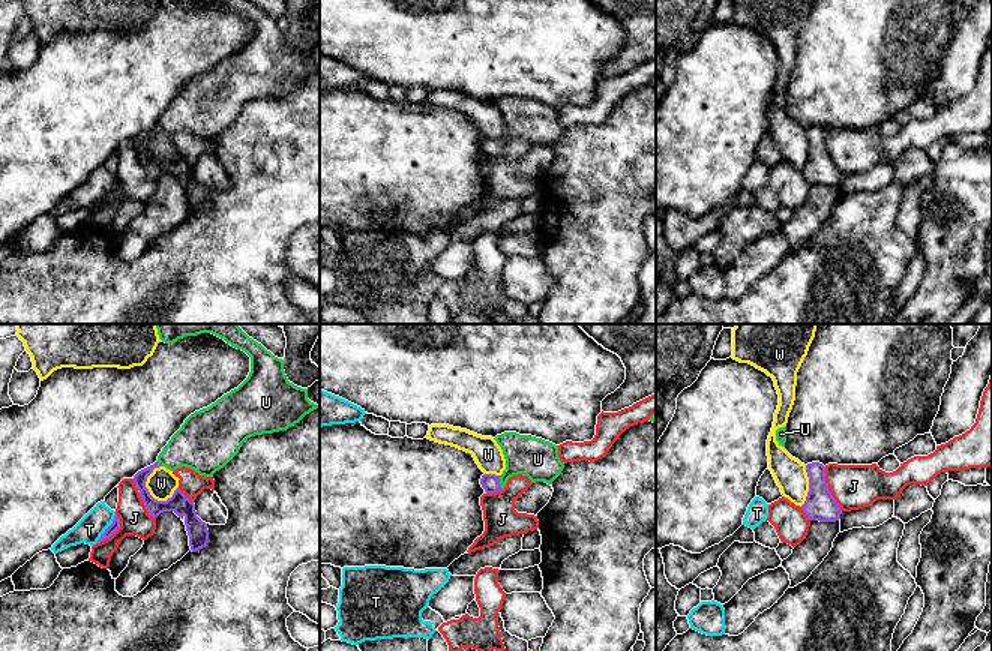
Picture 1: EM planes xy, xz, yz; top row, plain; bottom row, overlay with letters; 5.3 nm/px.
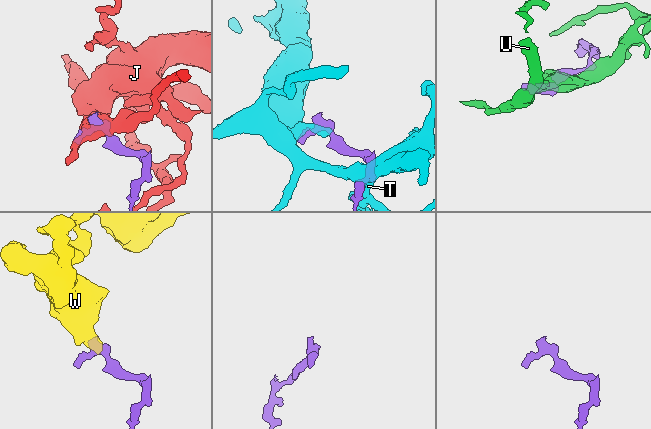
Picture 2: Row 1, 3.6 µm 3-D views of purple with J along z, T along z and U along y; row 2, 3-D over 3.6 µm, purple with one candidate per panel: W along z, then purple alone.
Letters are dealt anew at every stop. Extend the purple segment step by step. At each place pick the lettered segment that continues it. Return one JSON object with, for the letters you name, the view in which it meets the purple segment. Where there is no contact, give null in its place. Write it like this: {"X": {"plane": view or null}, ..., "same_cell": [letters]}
{"U": {"plane": "xz"}, "same_cell": ["U"]}

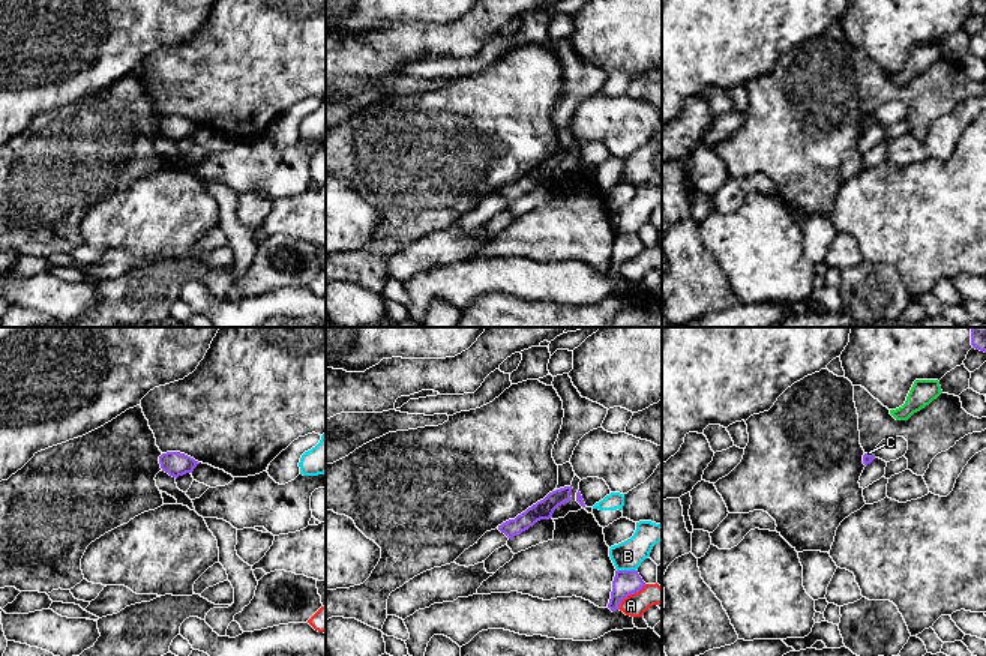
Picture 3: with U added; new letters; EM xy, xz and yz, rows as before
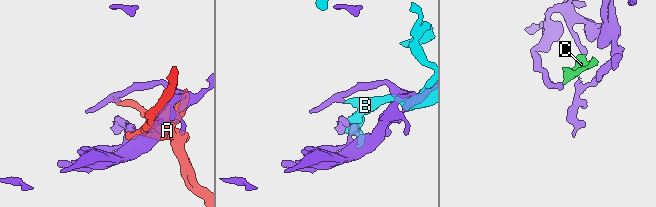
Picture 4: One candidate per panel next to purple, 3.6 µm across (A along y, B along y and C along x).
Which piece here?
{"C": {"plane": "yz"}, "same_cell": ["C"]}

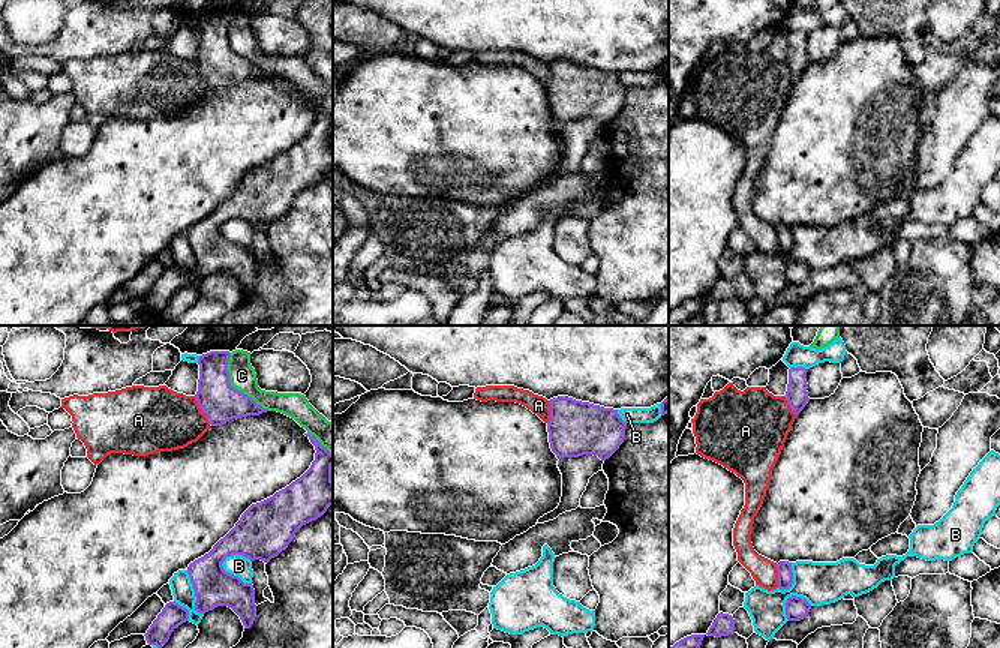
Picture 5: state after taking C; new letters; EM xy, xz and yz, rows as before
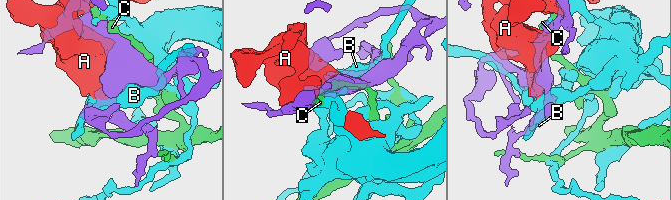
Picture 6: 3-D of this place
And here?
{"same_cell": []}

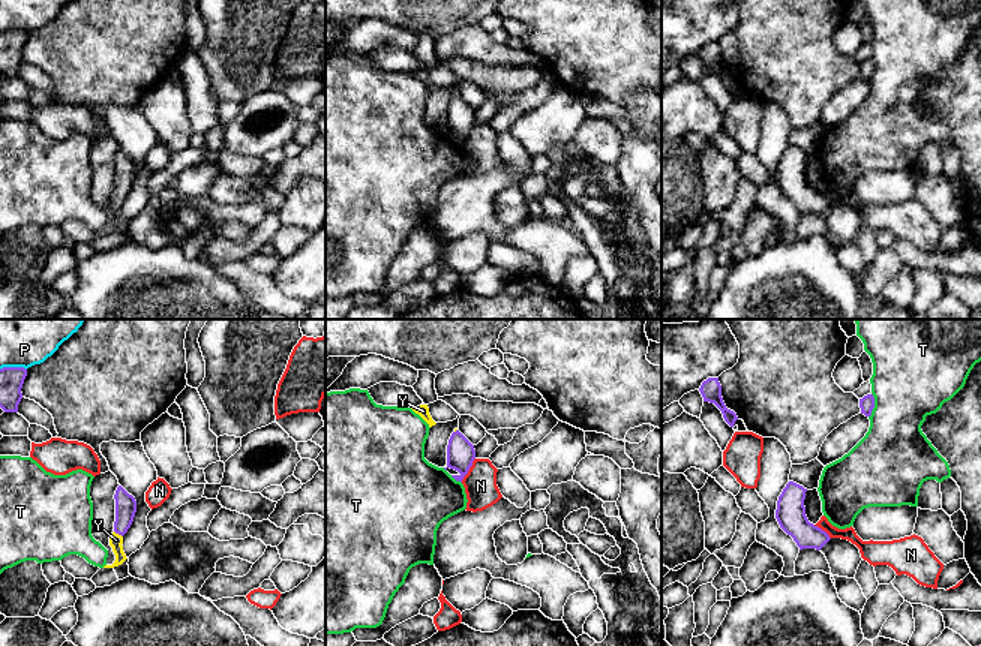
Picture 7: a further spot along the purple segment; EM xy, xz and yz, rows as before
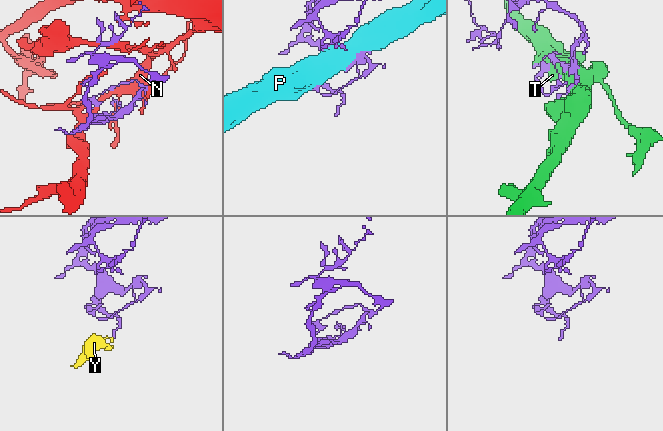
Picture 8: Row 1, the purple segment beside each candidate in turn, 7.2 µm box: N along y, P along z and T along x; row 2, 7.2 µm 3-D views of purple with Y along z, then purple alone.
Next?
{"Y": {"plane": "xy"}, "same_cell": ["Y"]}

